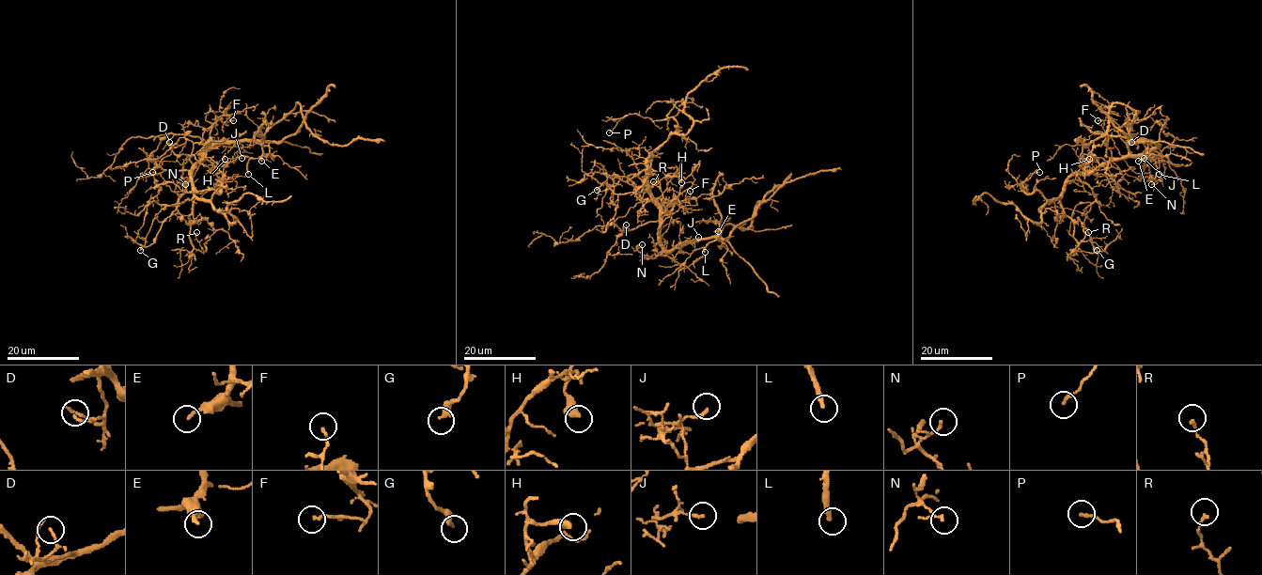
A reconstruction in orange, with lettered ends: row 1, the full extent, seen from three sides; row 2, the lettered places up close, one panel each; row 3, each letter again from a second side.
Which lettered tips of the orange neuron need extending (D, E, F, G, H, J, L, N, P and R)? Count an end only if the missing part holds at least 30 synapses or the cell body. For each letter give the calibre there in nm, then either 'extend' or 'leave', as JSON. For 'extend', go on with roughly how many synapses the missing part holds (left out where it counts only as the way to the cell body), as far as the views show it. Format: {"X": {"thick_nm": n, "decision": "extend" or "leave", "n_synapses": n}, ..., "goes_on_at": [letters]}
{"D": {"thick_nm": 130, "decision": "leave"}, "E": {"thick_nm": 200, "decision": "extend", "n_synapses": 40}, "F": {"thick_nm": 150, "decision": "leave"}, "G": {"thick_nm": 280, "decision": "leave"}, "H": {"thick_nm": 460, "decision": "leave"}, "J": {"thick_nm": 190, "decision": "leave"}, "L": {"thick_nm": 280, "decision": "extend", "n_synapses": 40}, "N": {"thick_nm": 100, "decision": "leave"}, "P": {"thick_nm": 180, "decision": "leave"}, "R": {"thick_nm": 160, "decision": "leave"}, "goes_on_at": ["E", "L"]}

